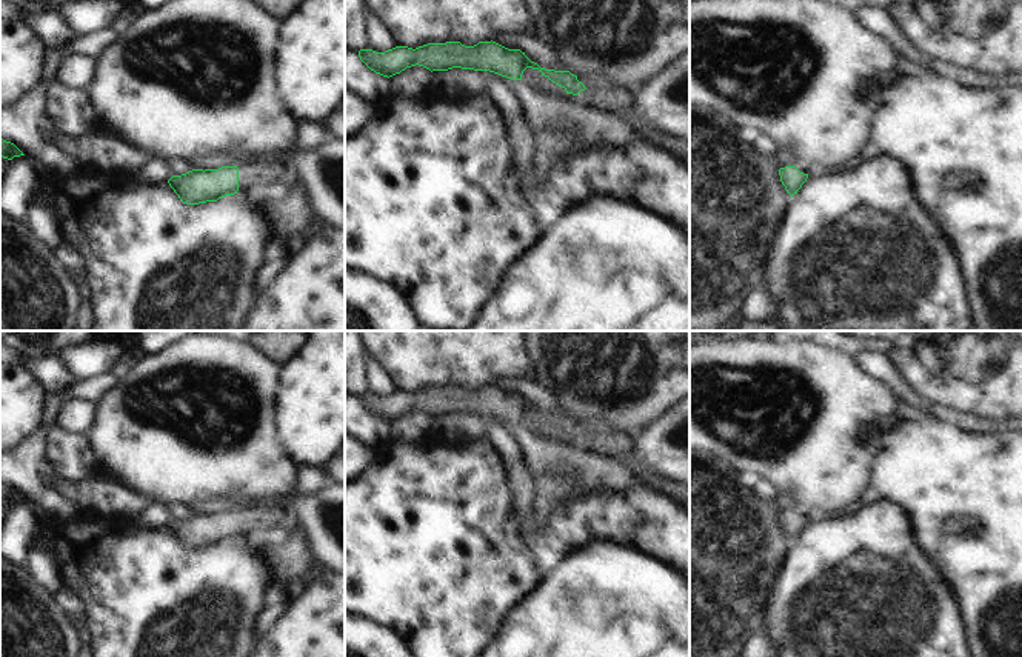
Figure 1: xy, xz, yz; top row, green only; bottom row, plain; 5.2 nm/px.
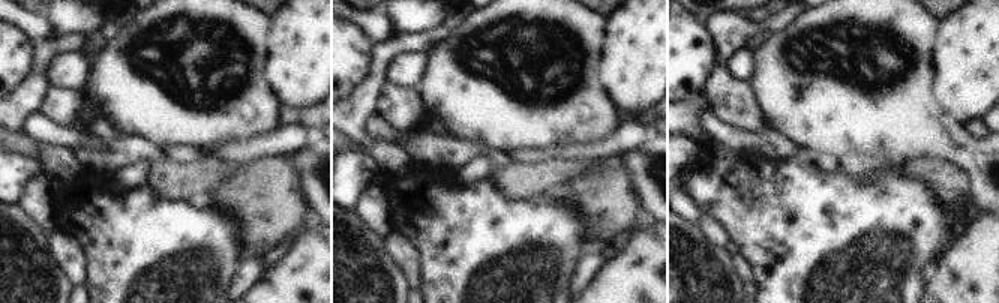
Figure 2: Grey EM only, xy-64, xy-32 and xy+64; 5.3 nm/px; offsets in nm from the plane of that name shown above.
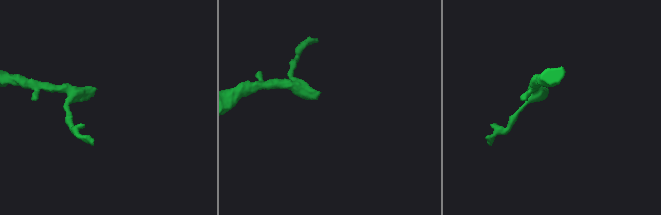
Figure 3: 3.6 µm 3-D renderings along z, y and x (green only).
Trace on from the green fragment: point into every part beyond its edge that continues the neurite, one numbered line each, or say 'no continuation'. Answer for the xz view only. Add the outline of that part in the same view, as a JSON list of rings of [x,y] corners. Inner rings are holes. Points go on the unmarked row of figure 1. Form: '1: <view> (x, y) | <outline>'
1: xz (610, 443) | [[[617,431],[602,432],[586,432],[579,437],[574,445],[583,448],[596,455],[603,455],[606,459],[622,454],[631,448],[633,434],[622,434]]]

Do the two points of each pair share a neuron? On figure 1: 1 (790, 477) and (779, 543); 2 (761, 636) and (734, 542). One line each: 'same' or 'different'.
1: different
2: different

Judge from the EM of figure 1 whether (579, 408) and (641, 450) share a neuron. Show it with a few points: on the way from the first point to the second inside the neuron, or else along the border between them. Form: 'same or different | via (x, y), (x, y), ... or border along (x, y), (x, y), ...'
different | border along (664, 414), (633, 434)

